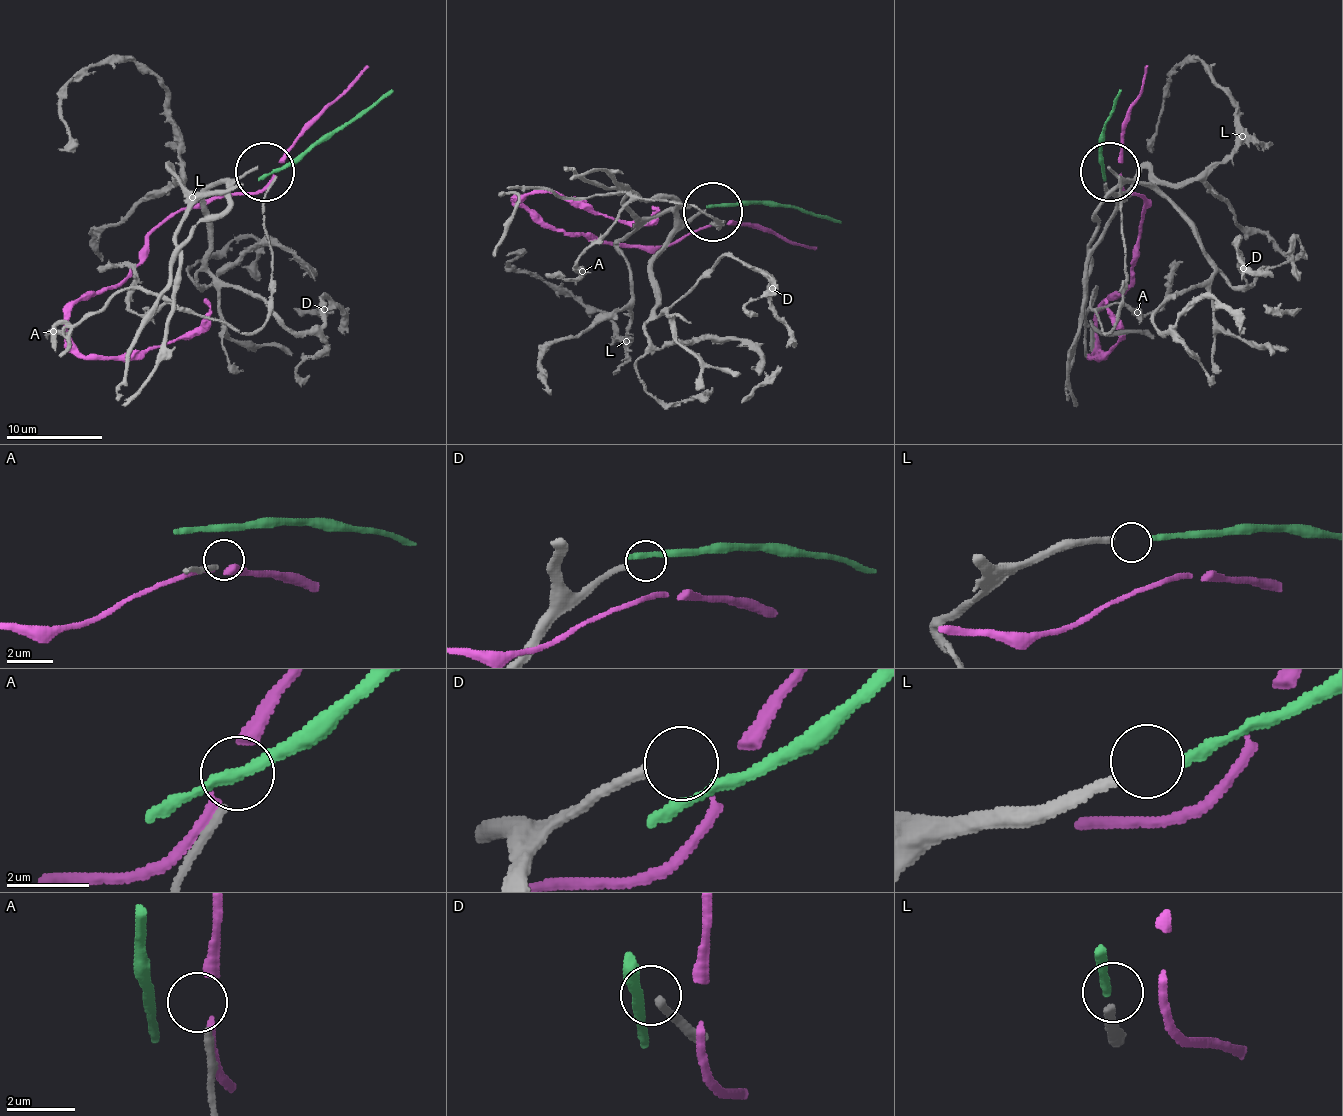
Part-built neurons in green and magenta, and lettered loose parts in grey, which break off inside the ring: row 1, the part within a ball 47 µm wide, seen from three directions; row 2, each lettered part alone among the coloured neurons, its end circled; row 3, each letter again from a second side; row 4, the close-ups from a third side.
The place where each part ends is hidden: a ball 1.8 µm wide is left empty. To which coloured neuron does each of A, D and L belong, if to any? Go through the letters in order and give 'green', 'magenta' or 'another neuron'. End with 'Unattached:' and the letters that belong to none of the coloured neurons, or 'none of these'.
A: another neuron
D: another neuron
L: green
Unattached: A, D

